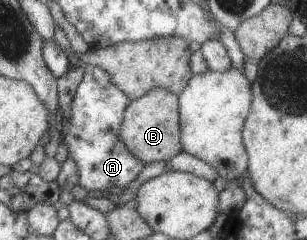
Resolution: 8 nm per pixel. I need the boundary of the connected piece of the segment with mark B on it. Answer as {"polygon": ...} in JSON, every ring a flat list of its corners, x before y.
{"polygon":[[155,87,137,100,131,100,123,111,119,127,119,139,127,151,143,165,167,161,182,151,179,141,179,117,177,96]]}

